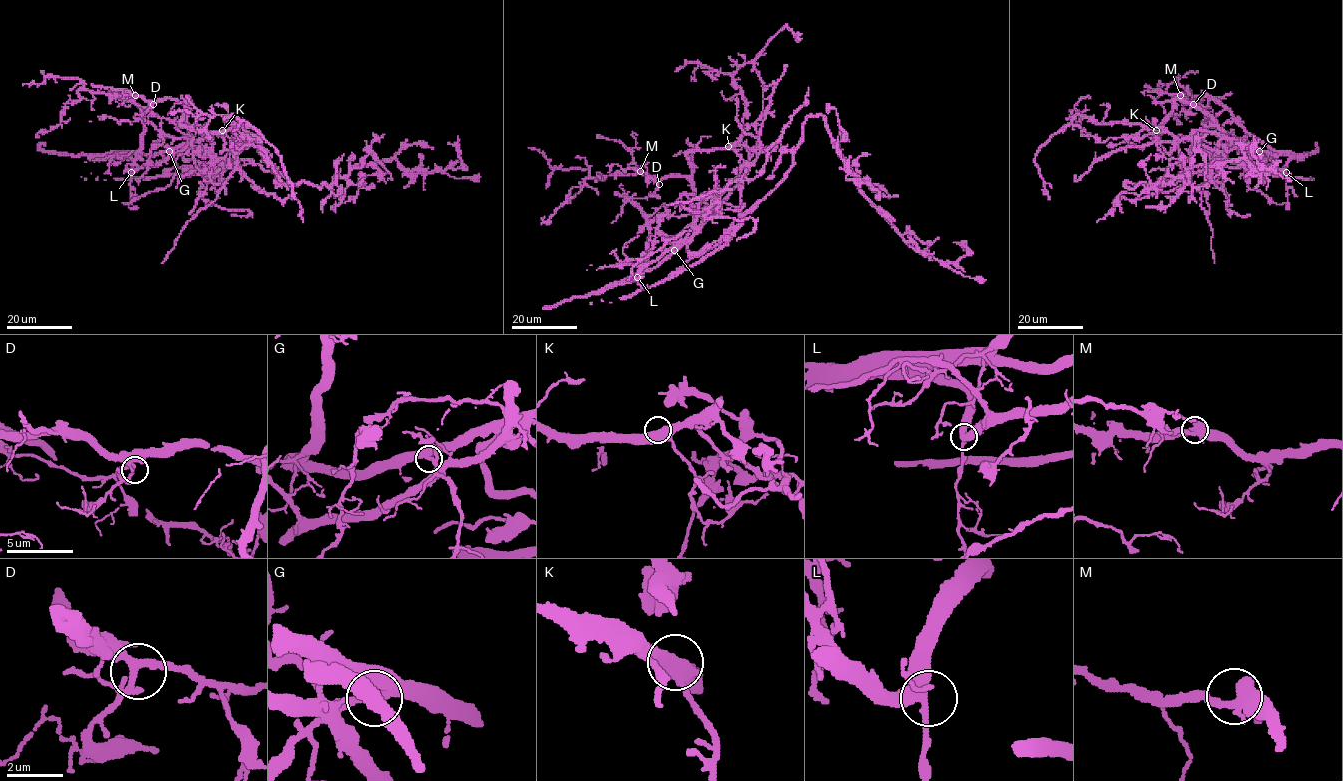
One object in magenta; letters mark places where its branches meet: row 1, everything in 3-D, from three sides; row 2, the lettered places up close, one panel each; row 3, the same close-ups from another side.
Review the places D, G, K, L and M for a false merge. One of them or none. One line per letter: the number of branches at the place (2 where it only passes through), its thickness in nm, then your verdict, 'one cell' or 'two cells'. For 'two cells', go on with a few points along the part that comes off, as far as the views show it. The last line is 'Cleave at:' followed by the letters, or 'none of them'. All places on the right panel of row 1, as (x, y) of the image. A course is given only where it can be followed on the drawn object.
D: 3 branches meet; 280 nm thick; one cell
G: 3 branches meet; 360 nm thick; two cells; foreign part runs (1259, 152), (1238, 143), (1212, 160), (1216, 152), (1221, 152), (1228, 159), (1258, 174), (1286, 174), (1312, 180)
K: 3 branches meet; 440 nm thick; one cell
L: 3 branches meet; 360 nm thick; one cell
M: 3 branches meet; 480 nm thick; one cell
Cleave at: G

